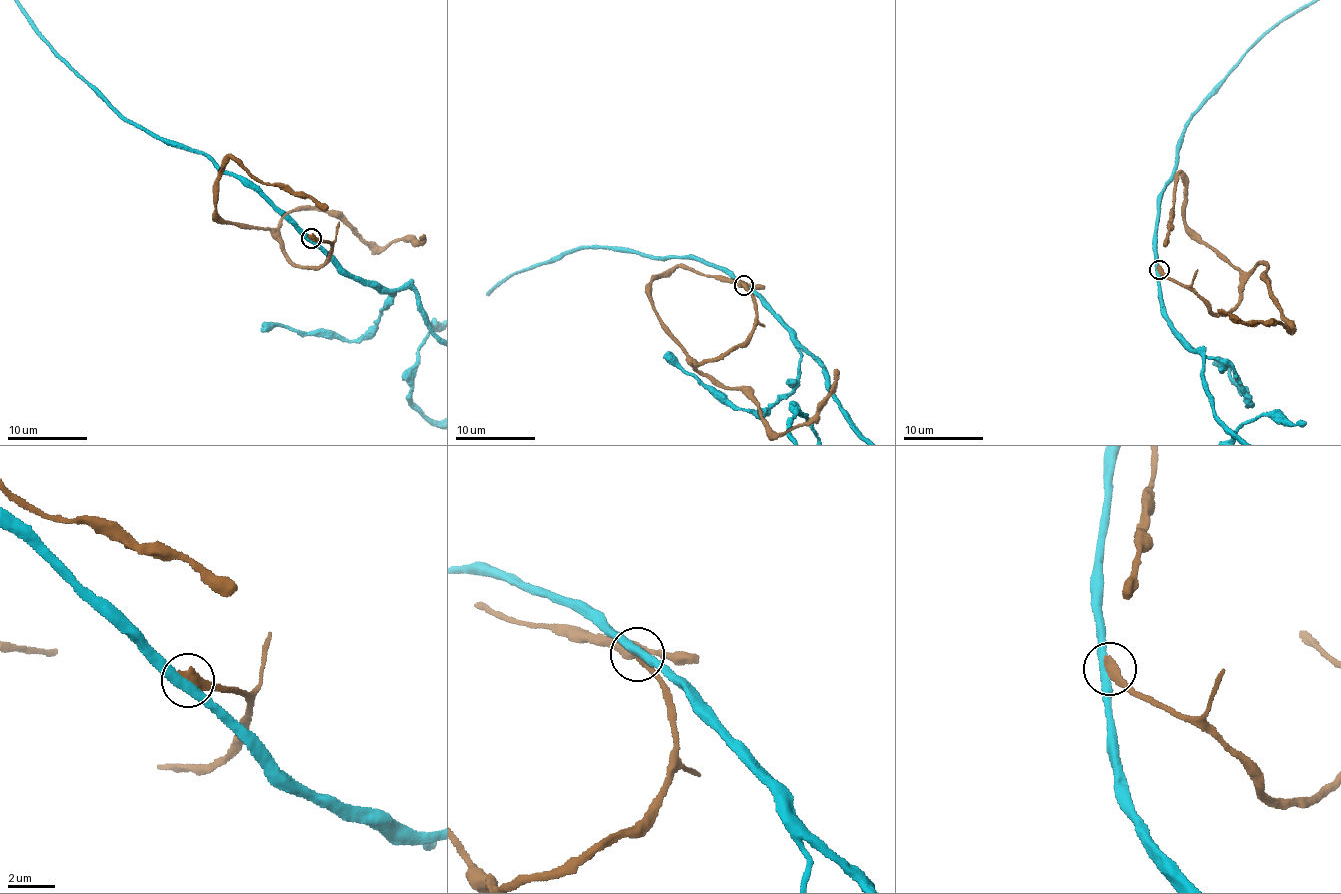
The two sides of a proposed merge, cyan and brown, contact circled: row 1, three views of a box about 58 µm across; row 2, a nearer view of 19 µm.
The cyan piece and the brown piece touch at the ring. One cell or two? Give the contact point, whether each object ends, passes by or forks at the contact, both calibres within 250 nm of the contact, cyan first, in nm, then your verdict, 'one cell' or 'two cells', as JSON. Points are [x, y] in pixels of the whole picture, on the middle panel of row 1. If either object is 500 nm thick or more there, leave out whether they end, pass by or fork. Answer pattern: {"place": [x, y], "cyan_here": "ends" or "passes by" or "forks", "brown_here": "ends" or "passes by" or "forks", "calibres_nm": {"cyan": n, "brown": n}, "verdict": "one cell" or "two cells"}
{"place": [744, 285], "cyan_here": "passes by", "brown_here": "ends", "calibres_nm": {"cyan": 380, "brown": 480}, "verdict": "two cells"}

